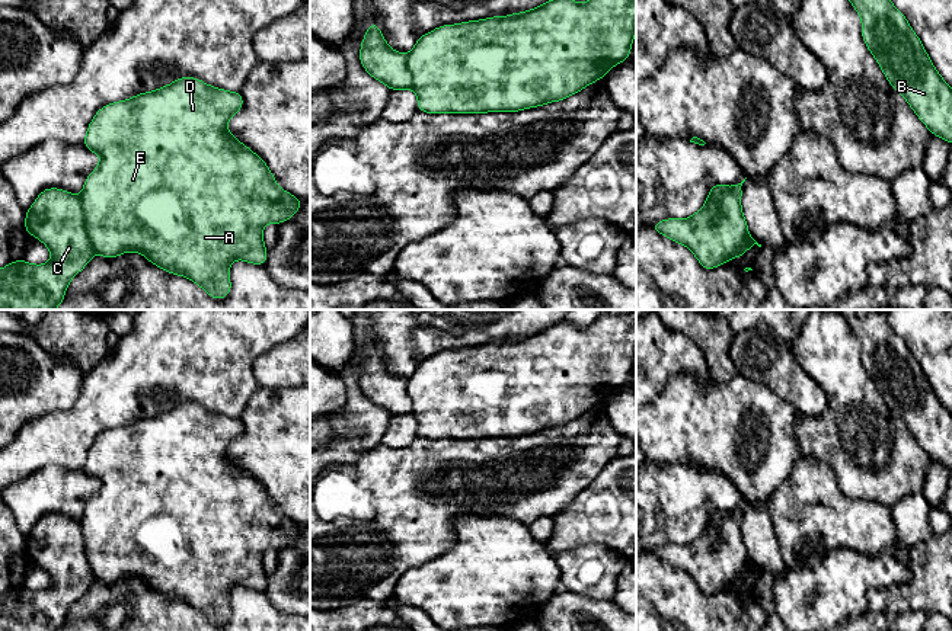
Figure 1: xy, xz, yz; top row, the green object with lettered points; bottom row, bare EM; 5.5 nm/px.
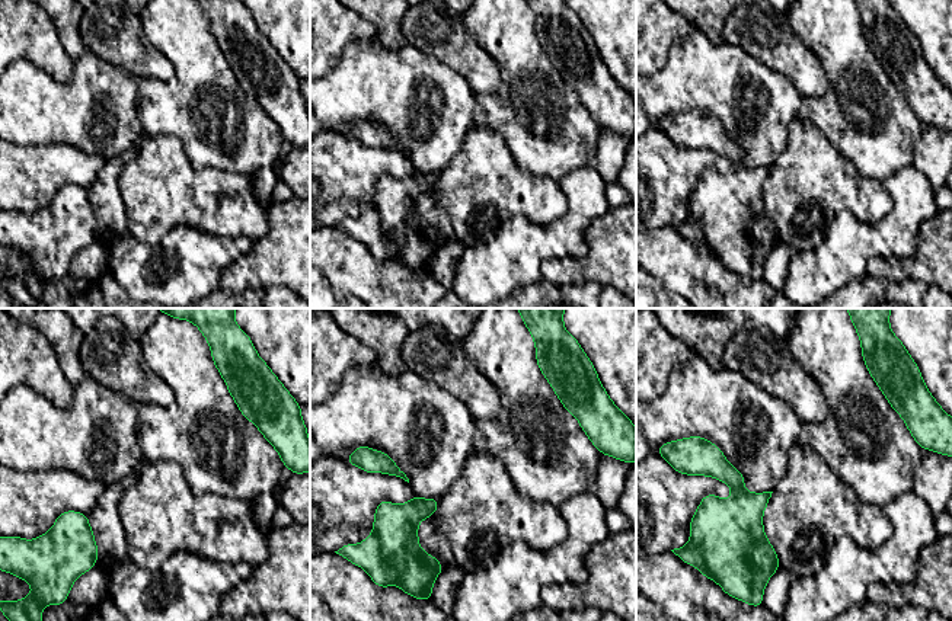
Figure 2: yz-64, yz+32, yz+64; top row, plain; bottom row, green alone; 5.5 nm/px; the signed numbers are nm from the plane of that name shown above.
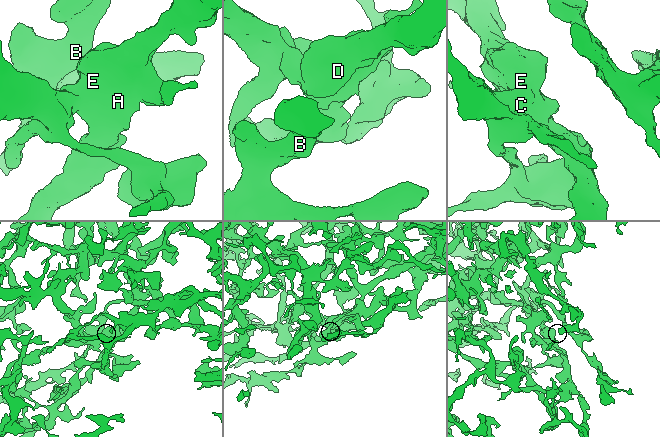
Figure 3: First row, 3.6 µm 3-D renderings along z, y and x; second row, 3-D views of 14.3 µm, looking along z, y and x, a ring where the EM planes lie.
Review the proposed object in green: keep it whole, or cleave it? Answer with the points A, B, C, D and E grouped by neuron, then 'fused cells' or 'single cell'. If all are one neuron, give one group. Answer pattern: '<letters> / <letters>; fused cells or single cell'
A D E / B C; fused cells

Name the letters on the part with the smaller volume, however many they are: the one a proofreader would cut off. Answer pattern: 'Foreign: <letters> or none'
Foreign: A, D, E

